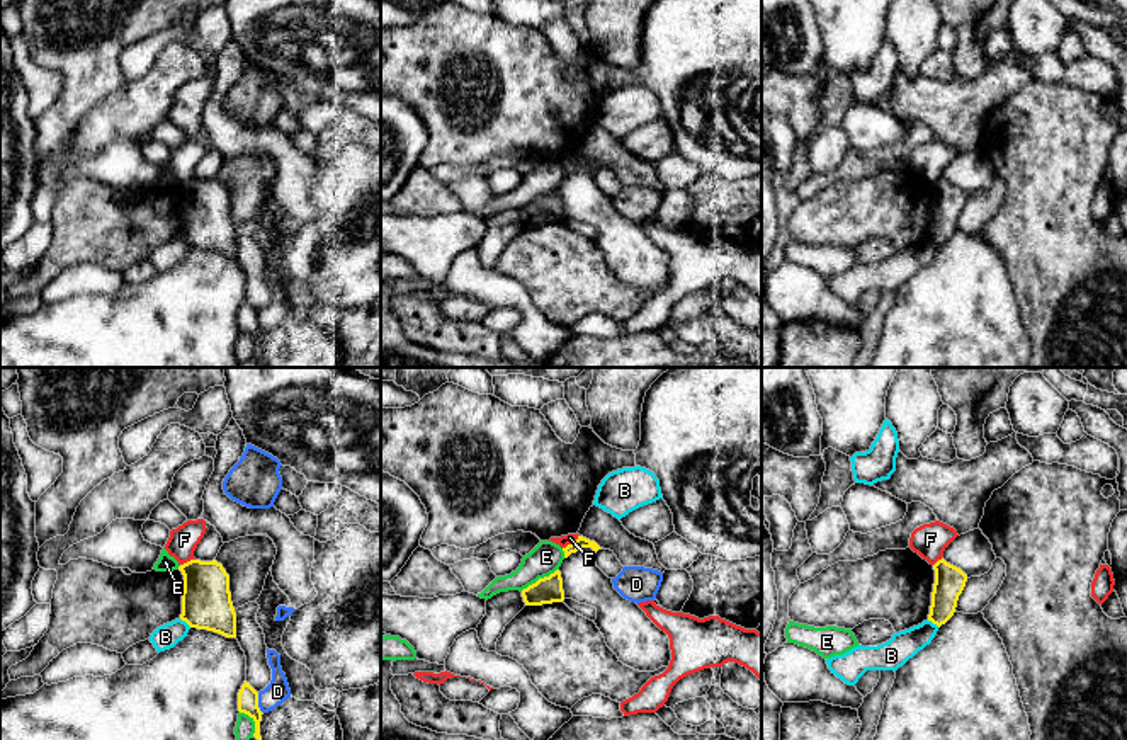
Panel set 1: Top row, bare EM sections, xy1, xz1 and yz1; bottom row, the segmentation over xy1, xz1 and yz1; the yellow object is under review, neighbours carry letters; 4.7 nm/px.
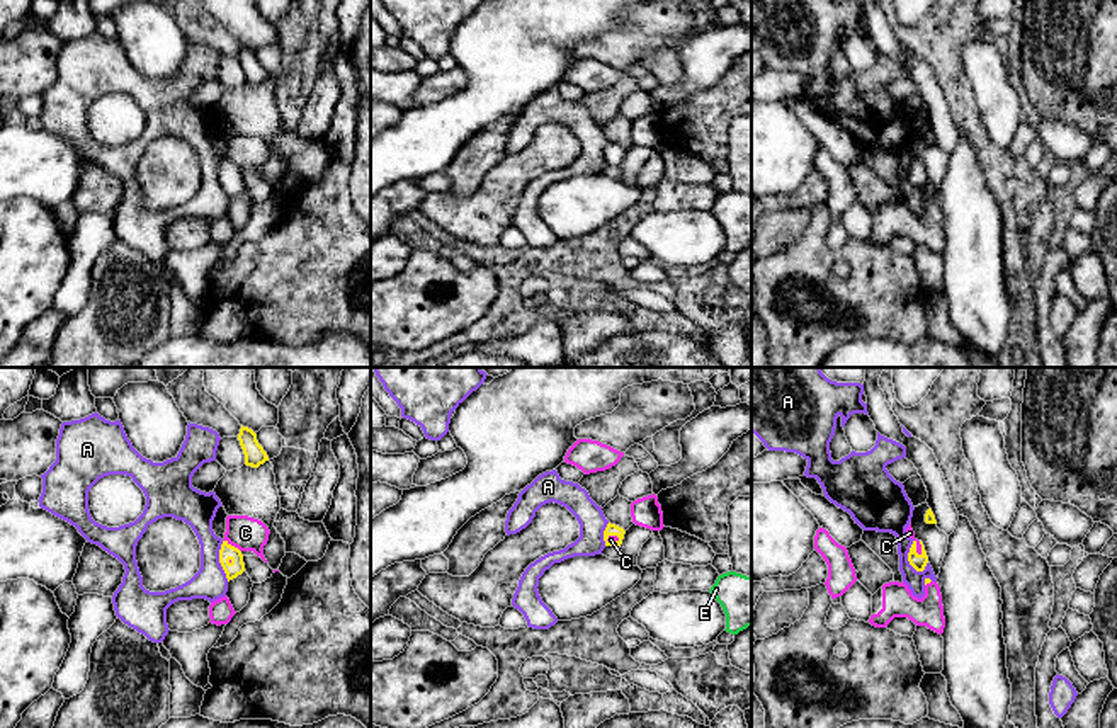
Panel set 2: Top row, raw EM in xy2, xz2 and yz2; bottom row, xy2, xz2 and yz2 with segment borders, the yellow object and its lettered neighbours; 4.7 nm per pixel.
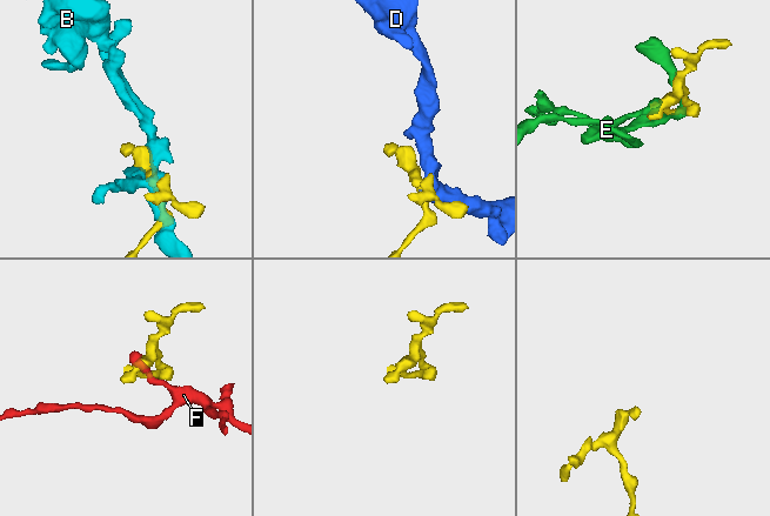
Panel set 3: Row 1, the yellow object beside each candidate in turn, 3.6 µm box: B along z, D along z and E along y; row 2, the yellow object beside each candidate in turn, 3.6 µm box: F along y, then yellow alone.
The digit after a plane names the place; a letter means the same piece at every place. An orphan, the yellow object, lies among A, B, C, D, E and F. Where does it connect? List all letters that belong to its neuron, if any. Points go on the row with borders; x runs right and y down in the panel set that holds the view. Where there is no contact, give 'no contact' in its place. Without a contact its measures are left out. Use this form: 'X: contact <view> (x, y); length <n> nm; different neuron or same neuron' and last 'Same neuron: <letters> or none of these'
A: contact yz2 (908, 558); length 170 nm; different neuron
B: contact yz1 (934, 623); length 70 nm; different neuron
C: contact xy2 (230, 545); length 110 nm; same neuron
D: contact xy1 (257, 703); length 110 nm; different neuron
E: contact xz1 (539, 579); length 220 nm; different neuron
F: contact xz1 (571, 543); length 100 nm; different neuron
Same neuron: C

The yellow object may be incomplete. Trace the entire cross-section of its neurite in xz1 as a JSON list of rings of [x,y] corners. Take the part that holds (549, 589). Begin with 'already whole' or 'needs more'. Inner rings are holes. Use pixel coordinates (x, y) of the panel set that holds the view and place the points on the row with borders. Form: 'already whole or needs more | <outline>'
already whole | [[[556,570],[549,577],[539,578],[535,583],[522,590],[525,606],[542,606],[564,601],[561,572]]]

